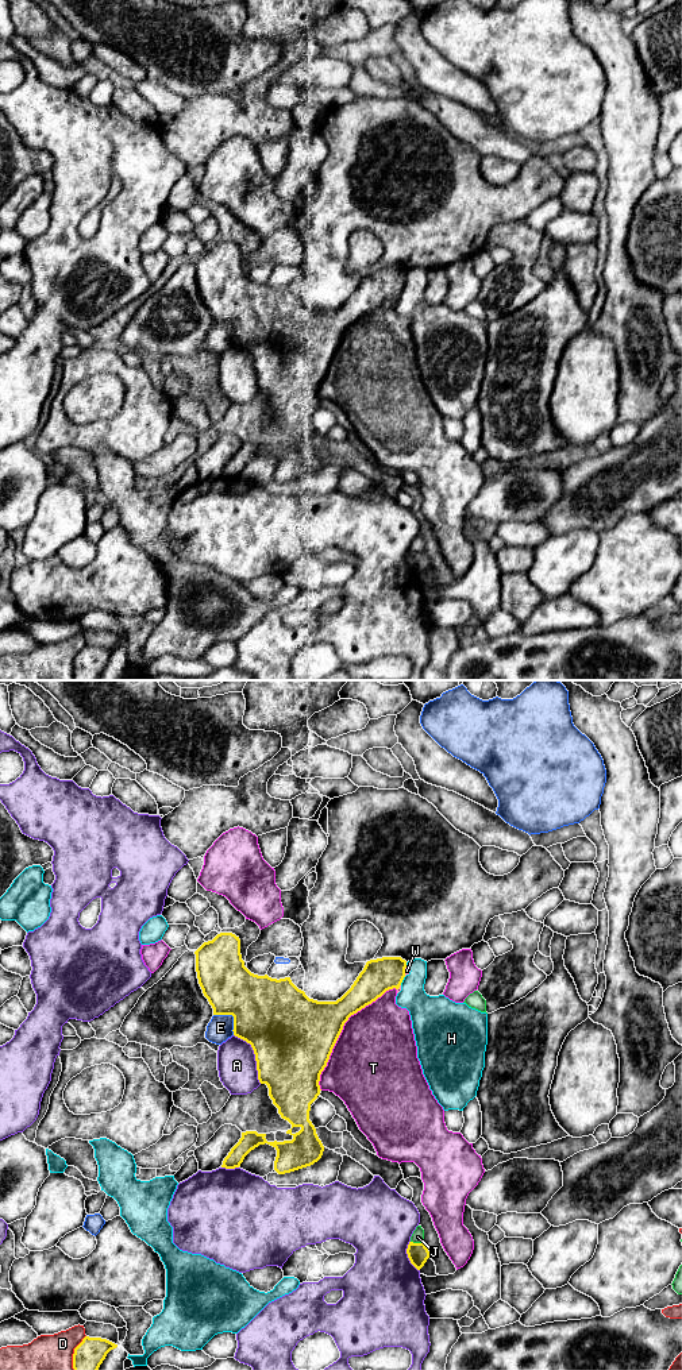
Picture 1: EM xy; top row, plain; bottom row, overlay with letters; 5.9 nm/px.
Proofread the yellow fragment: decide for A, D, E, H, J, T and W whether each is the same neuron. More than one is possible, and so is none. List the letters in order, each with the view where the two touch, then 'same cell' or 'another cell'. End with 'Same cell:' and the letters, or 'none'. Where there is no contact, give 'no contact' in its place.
A: meets yellow in xy; another cell
D: meets yellow in xy; another cell
E: meets yellow in xy; another cell
H: meets yellow in xy; another cell
J: meets yellow in xy; another cell
T: meets yellow in xy; another cell
W: meets yellow in xy; another cell
Same cell: none

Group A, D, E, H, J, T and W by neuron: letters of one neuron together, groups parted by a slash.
A / D / E / H W / J / T

